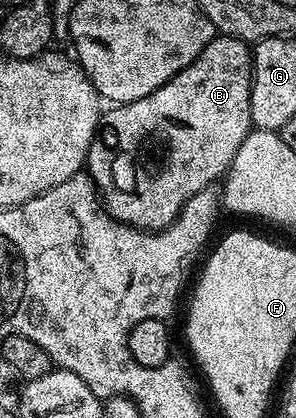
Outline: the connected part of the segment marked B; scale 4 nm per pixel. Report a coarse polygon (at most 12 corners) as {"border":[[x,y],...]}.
{"border":[[217,35],[101,115],[87,172],[165,229],[254,128],[253,54]]}

